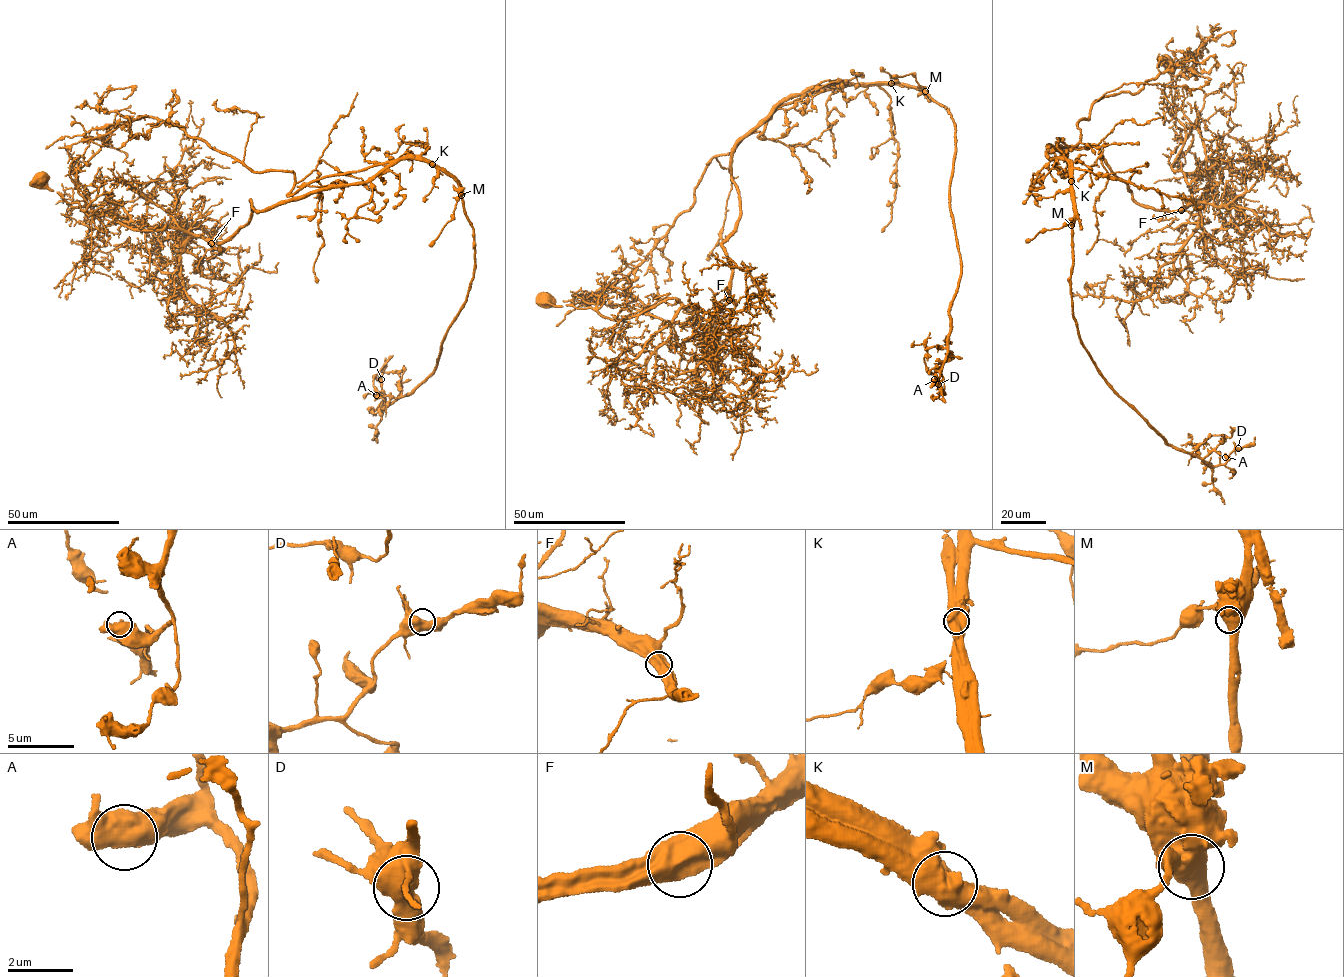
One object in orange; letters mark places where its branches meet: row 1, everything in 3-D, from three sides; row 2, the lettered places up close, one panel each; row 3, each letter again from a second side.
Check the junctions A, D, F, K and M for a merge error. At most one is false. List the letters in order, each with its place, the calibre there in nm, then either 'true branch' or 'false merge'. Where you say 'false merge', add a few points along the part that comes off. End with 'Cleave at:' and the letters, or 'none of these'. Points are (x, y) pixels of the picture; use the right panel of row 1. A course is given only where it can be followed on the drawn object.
A: at (1225, 457); 800 nm thick; true branch
D: at (1238, 448); 700 nm thick; true branch
F: at (1181, 210); 800 nm thick; true branch
K: at (1071, 181); 800 nm thick; false merge; foreign part runs (1071, 181), (1056, 138), (1076, 144), (1078, 120), (1093, 104), (1139, 92), (1231, 33), (1235, 41), (1222, 44)
M: at (1071, 225); 850 nm thick; true branch
Cleave at: K

